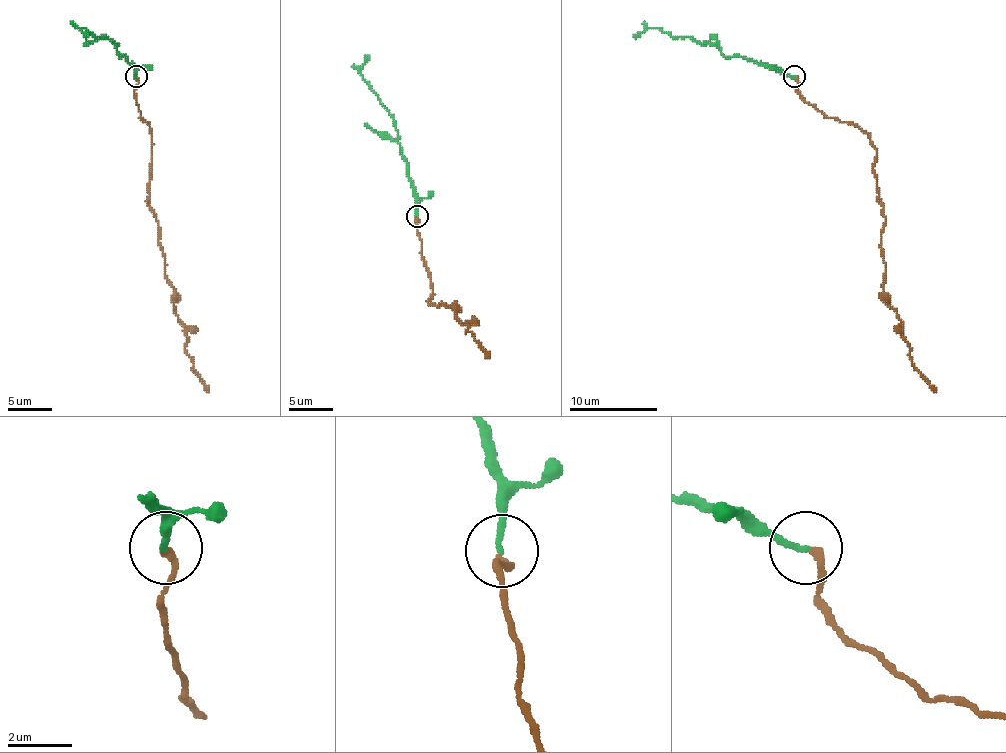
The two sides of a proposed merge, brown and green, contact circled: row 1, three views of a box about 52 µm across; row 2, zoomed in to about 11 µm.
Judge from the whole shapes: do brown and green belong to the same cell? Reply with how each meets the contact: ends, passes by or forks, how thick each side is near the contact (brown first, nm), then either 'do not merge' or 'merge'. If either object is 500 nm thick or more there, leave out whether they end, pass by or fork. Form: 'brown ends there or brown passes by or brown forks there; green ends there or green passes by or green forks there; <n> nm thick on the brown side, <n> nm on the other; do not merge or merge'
brown ends there; green ends there; 220 nm thick on the brown side, 170 nm on the other; merge

